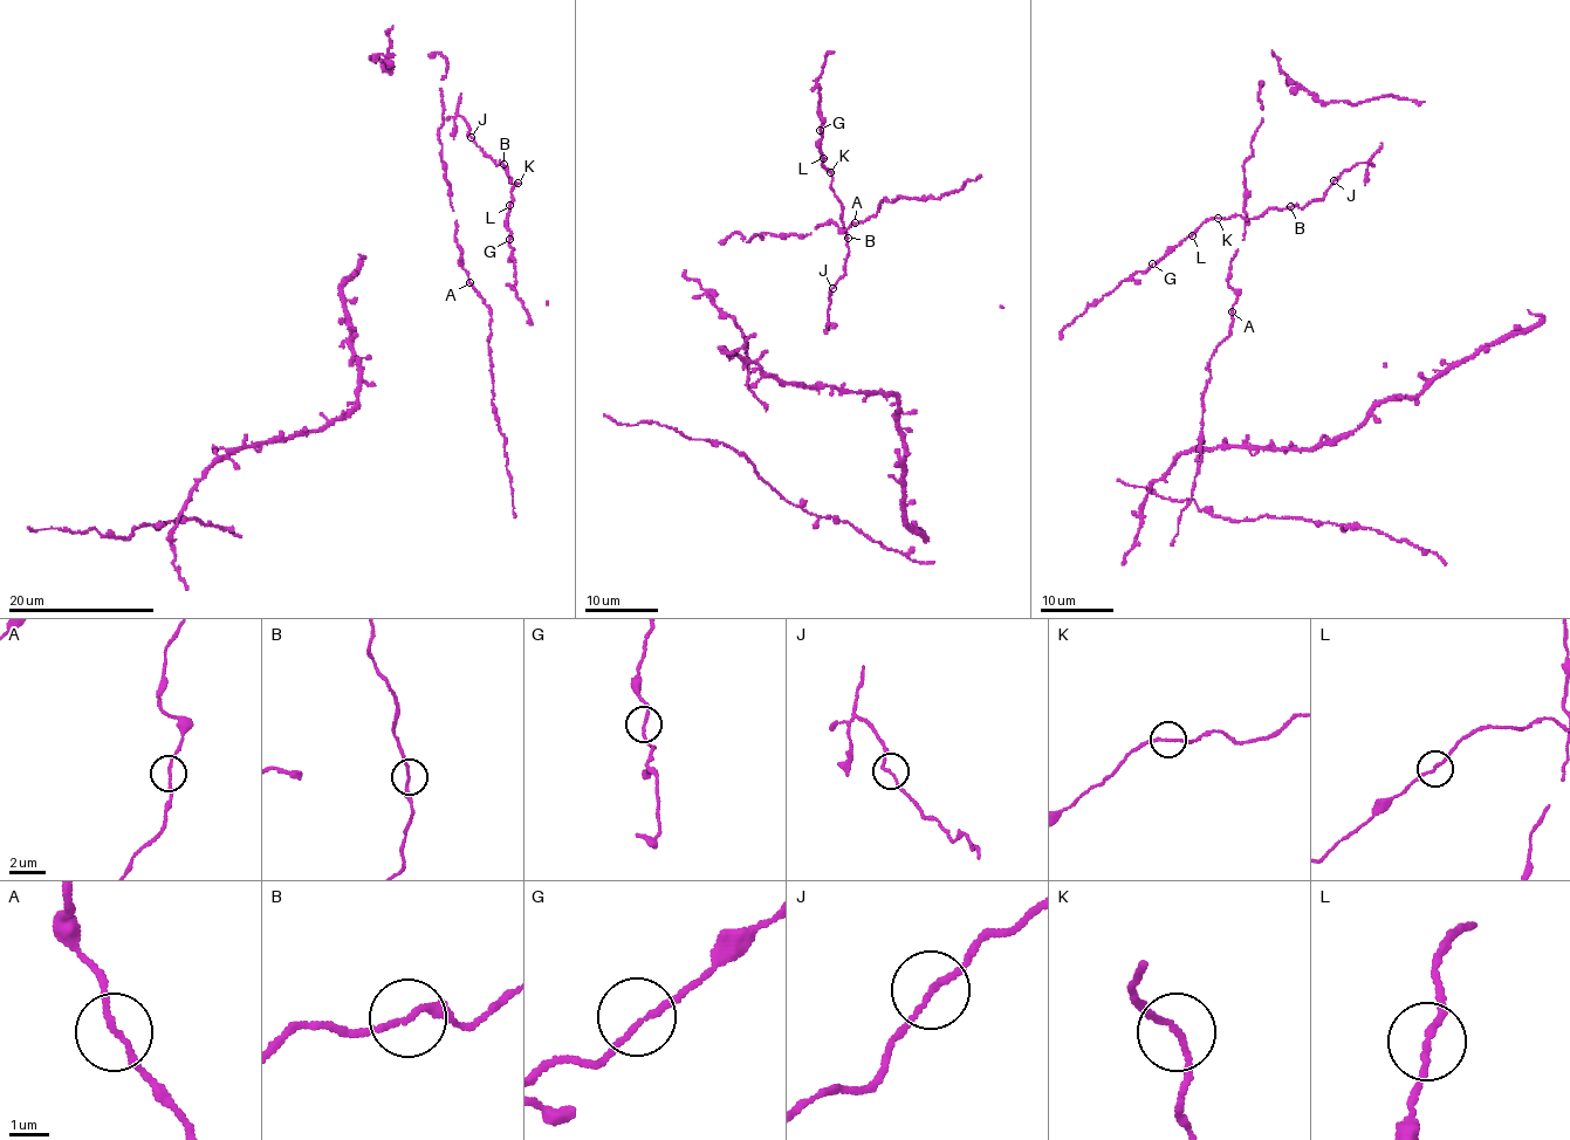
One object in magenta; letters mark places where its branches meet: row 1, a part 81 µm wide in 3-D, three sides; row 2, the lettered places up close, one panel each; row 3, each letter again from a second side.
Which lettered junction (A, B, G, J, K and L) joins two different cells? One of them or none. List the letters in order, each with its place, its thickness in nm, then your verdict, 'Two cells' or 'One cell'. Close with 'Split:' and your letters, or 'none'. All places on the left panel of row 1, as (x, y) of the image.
A: Place: (470, 282). Thickness 130 nm. One cell
B: Place: (504, 164). Thickness 140 nm. One cell
G: Place: (509, 239). Thickness 150 nm. One cell
J: Place: (471, 137). Thickness 130 nm. One cell
K: Place: (518, 183). Thickness 140 nm. One cell
L: Place: (509, 205). Thickness 150 nm. One cell
Split: none

